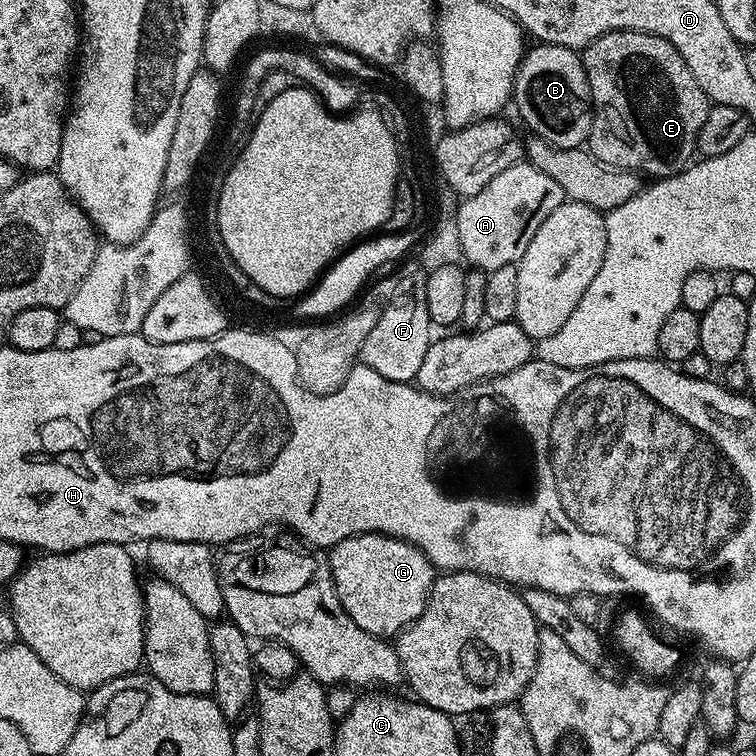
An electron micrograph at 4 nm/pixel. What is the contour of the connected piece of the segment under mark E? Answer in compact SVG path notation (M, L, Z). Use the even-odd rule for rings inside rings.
M608 32L592 41L582 55L592 95L588 151L603 164L652 176L648 178L684 171L697 151L696 139L708 117L710 101L694 82L682 54L666 38L654 34Z

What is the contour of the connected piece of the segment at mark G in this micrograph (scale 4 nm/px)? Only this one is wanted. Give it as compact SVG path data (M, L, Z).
M367 532L338 542L326 556L342 610L366 634L395 638L422 614L438 572L426 554L408 540Z

